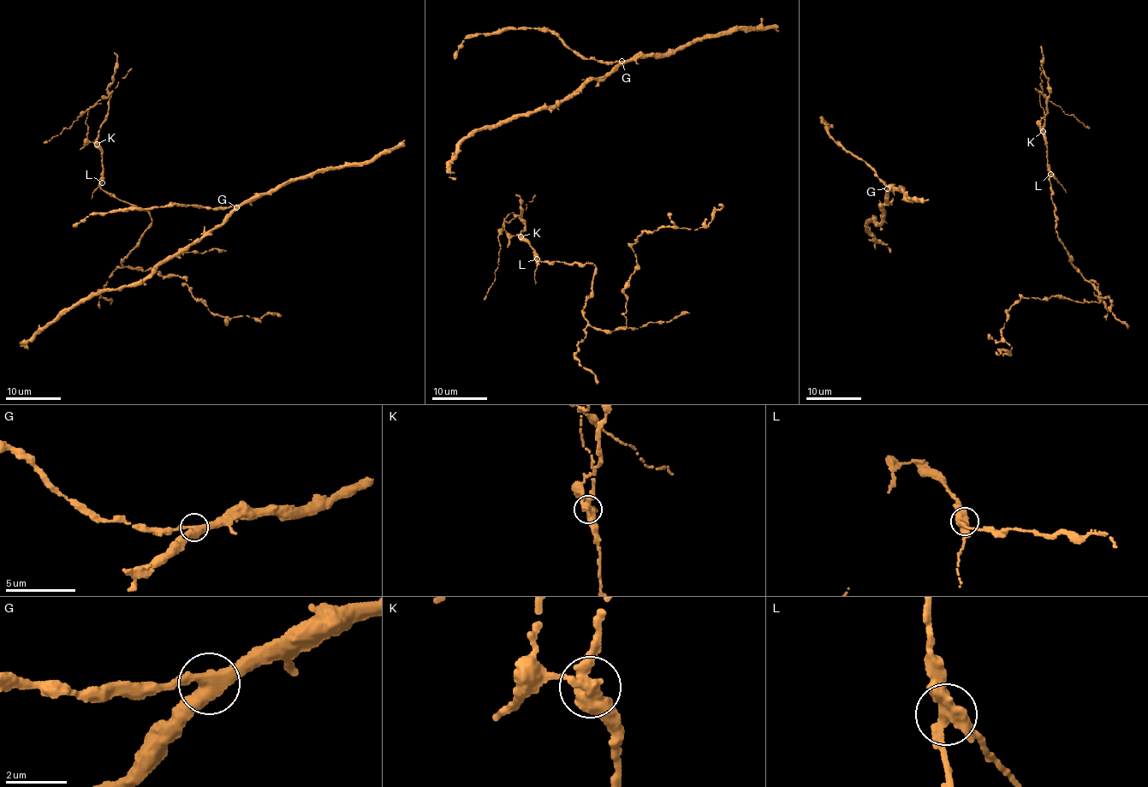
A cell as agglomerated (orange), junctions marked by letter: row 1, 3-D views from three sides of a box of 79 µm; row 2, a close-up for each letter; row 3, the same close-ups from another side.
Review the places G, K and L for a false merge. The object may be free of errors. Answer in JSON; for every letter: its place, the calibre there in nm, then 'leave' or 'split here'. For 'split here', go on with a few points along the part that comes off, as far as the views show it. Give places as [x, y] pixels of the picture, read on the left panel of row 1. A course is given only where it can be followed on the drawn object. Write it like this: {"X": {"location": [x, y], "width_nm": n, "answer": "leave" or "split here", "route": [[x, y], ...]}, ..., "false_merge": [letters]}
{"G": {"location": [236, 207], "width_nm": 400, "answer": "leave"}, "K": {"location": [97, 144], "width_nm": 400, "answer": "split here", "route": [[97, 144], [87, 139], [86, 110], [69, 128], [44, 143]]}, "L": {"location": [102, 182], "width_nm": 420, "answer": "leave"}, "false_merge": ["K"]}

